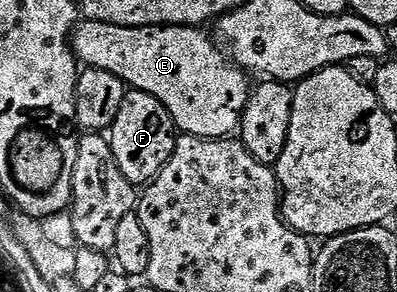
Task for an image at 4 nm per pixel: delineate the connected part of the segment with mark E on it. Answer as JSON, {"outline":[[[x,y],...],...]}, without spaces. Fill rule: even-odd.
{"outline":[[[85,19],[78,22],[71,46],[85,67],[107,69],[132,90],[151,93],[163,101],[178,132],[223,139],[238,130],[241,112],[249,103],[250,76],[230,61],[200,26],[124,27]]]}

